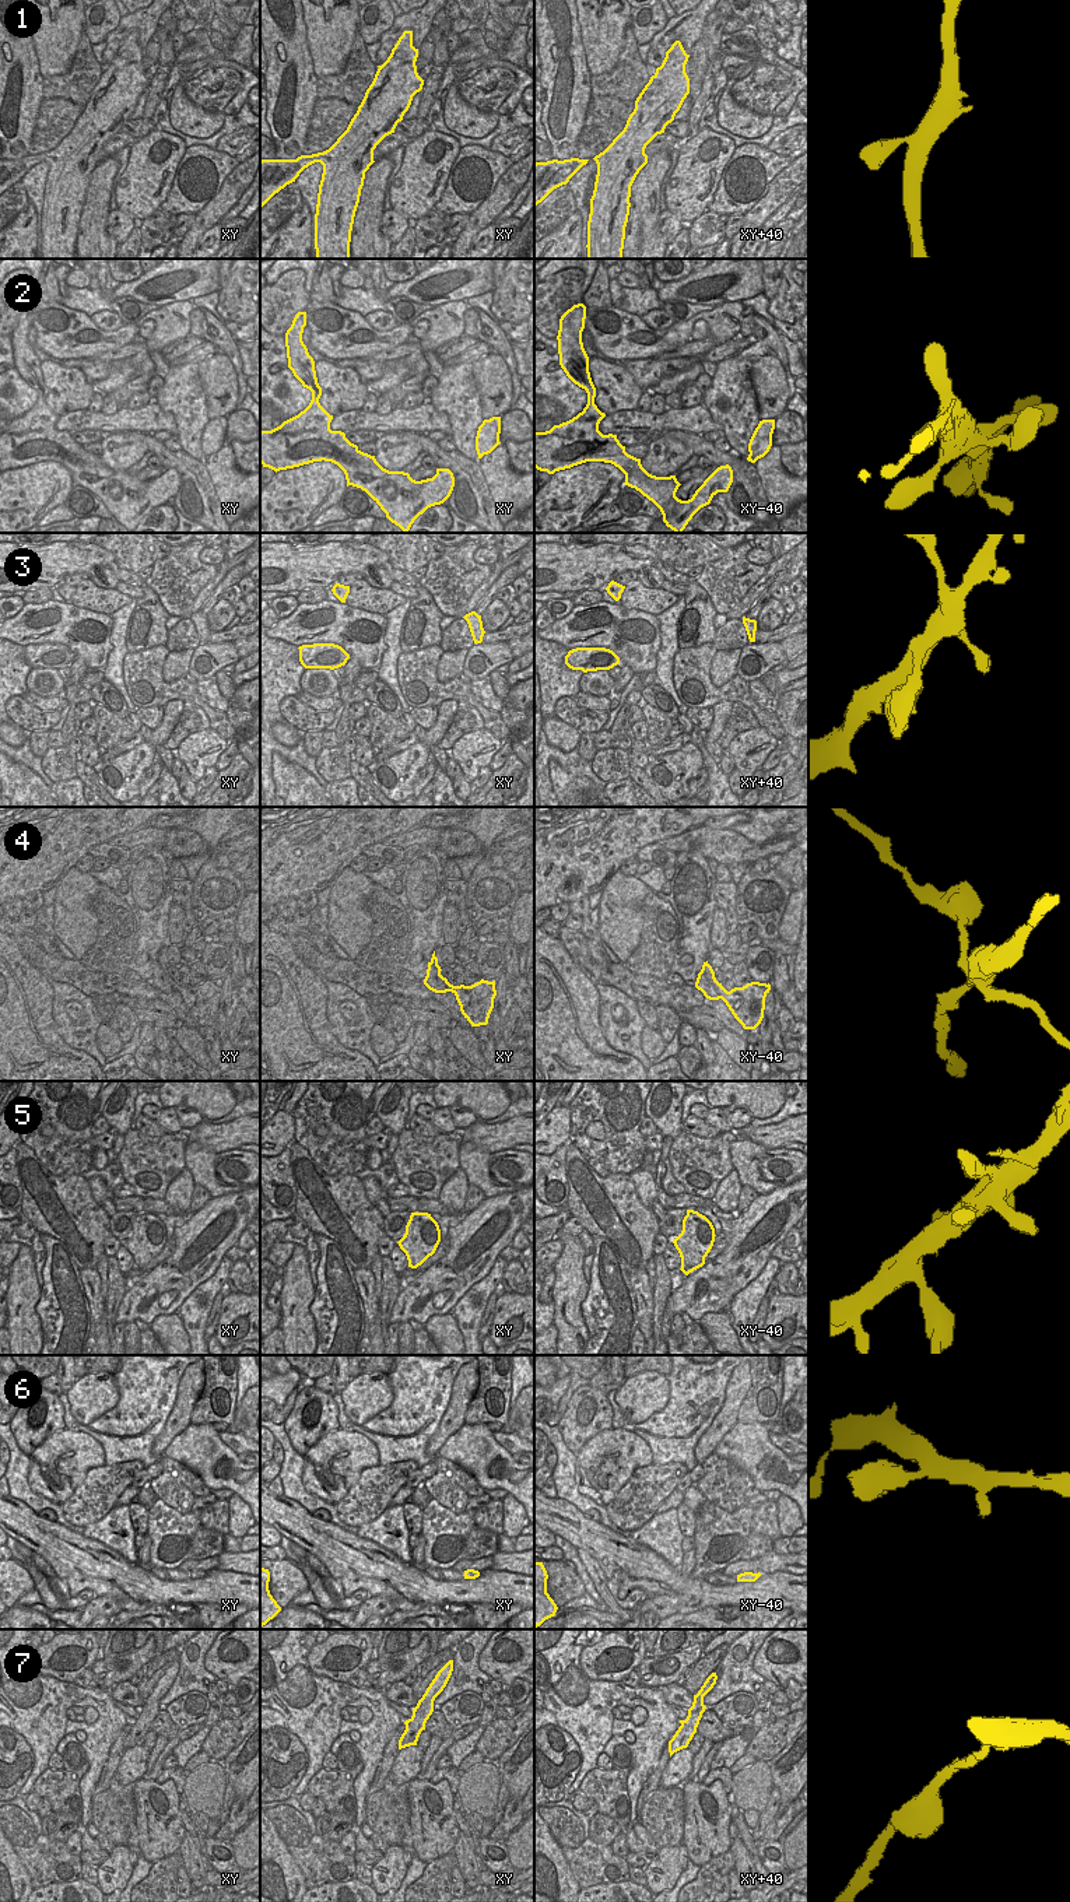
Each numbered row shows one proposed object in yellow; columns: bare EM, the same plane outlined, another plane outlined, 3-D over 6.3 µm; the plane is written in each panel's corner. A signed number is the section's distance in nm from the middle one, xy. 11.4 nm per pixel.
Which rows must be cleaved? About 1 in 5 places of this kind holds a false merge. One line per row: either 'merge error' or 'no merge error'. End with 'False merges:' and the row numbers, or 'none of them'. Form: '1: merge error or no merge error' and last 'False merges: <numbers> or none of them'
1: no merge error
2: no merge error
3: no merge error
4: merge error
5: no merge error
6: no merge error
7: no merge error
False merges: 4

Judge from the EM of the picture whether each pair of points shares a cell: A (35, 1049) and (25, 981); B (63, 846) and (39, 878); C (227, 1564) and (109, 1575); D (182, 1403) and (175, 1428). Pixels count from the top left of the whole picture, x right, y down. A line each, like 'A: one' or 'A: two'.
A: one
B: one
C: two
D: one

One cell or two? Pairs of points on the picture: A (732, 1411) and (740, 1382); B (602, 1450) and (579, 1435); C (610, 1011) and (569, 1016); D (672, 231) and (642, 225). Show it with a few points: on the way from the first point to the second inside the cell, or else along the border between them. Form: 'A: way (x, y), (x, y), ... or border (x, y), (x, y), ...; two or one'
A: way (732, 1404), (736, 1389); one
B: border (611, 1427), (595, 1434), (575, 1453); two
C: border (595, 985), (599, 993), (599, 1023), (609, 1044); two
D: border (660, 211), (659, 231), (667, 244); two

